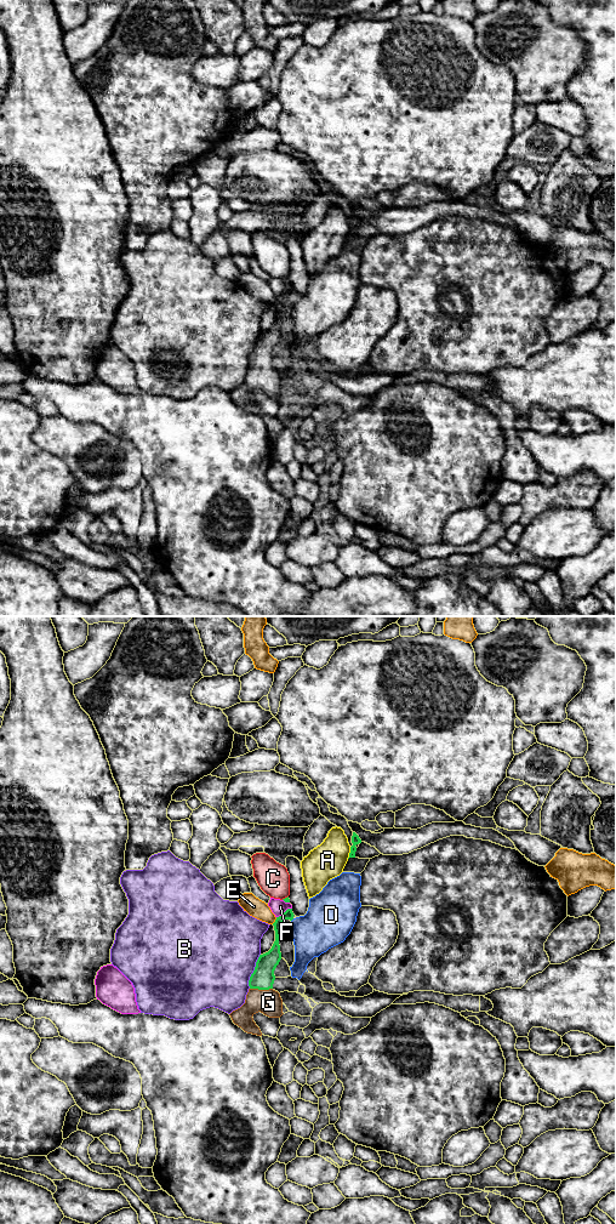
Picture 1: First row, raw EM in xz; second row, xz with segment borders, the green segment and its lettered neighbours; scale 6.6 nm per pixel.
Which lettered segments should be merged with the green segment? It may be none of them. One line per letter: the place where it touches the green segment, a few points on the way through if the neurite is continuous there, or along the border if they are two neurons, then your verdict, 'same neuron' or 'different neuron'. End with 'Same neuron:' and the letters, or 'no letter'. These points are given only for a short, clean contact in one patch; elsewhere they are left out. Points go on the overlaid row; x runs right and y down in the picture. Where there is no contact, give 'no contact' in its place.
A: xz (349, 853) | different neuron
B: xz (254, 971) | different neuron
C: xz (285, 898) | different neuron
D: no contact | different neuron
E: xz (275, 921) | different neuron
F: xz (285, 911) | different neuron
G: xz (261, 989) | across xz (262, 978), (261, 989), (261, 995), (268, 1002) | same neuron
Same neuron: G

